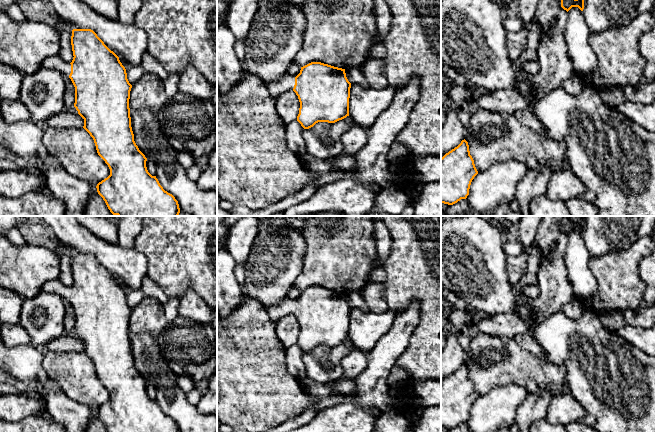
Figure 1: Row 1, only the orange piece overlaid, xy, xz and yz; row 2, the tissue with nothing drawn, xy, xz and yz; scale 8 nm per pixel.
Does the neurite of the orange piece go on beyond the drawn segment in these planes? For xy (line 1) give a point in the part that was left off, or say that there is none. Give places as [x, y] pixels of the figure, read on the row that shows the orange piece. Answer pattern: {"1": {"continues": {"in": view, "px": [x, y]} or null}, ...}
{"1": {"continues": {"in": "xy", "px": [55, 62]}}}

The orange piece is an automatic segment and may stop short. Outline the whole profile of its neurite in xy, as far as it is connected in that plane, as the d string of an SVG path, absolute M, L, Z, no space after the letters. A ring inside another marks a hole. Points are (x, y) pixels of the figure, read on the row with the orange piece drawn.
M73 29L72 36L71 36L71 45L72 45L72 51L73 51L73 56L74 56L71 63L64 61L57 54L57 55L45 58L43 60L42 66L48 69L55 69L61 72L64 76L68 76L71 79L75 87L74 107L78 111L78 114L84 119L83 128L93 138L98 155L105 161L105 163L108 165L110 169L110 175L104 180L102 180L101 182L99 182L96 186L98 194L103 198L108 209L113 215L117 215L117 216L178 216L180 213L178 201L175 199L175 197L172 194L168 193L167 191L163 189L163 187L160 185L156 176L152 176L148 172L147 167L146 167L147 158L139 150L138 146L136 145L134 141L134 134L133 134L132 127L131 127L131 117L130 117L130 108L129 108L130 91L131 91L132 85L129 83L127 79L126 69L120 62L119 57L113 51L111 51L104 44L104 42L97 36L97 34L91 29Z

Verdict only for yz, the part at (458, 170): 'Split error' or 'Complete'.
Complete

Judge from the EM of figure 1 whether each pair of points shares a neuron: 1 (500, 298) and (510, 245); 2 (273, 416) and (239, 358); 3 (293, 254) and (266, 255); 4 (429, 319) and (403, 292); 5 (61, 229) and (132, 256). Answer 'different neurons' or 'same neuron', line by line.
1: different neurons
2: same neuron
3: same neuron
4: same neuron
5: same neuron

